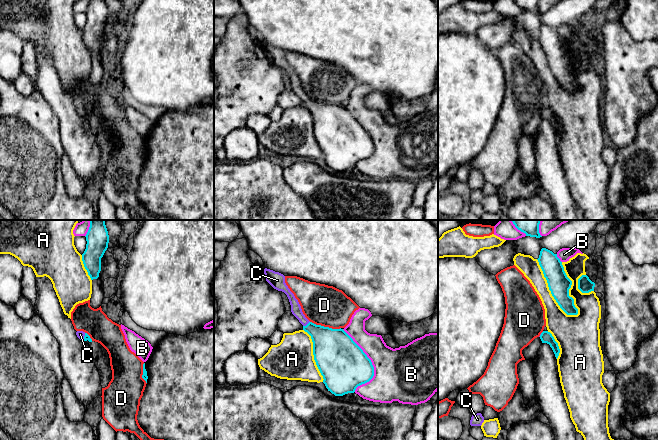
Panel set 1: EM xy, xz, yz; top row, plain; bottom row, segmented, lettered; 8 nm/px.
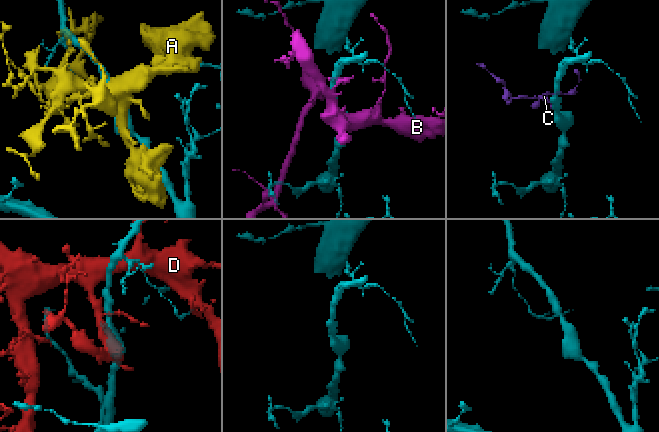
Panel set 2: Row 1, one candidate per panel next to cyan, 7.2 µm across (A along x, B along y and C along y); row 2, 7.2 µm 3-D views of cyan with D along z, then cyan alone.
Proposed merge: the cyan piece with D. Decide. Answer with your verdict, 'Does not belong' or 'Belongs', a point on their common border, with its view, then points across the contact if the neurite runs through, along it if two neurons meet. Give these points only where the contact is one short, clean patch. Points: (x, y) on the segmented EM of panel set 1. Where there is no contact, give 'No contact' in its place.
Does not belong. Touches cyan at xz (325, 327)

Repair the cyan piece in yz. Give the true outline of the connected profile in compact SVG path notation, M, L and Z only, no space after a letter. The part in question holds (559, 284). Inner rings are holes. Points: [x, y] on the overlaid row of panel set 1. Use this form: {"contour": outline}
{"contour": "M542 248L537 259L547 280L552 296L567 315L577 315L574 299L569 296L572 281L567 277L562 262L552 251Z"}

